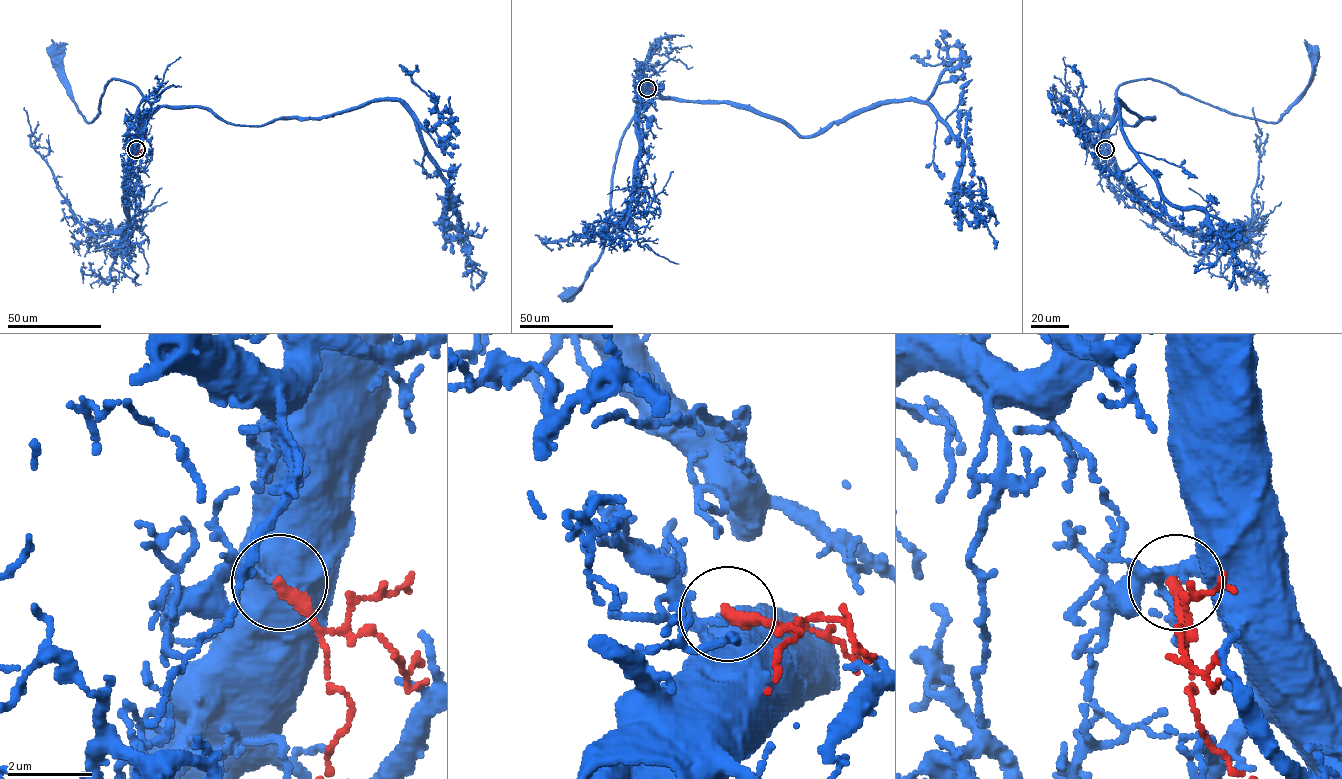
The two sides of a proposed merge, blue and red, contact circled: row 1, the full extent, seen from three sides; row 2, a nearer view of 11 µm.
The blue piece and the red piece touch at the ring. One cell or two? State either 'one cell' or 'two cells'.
two cells

